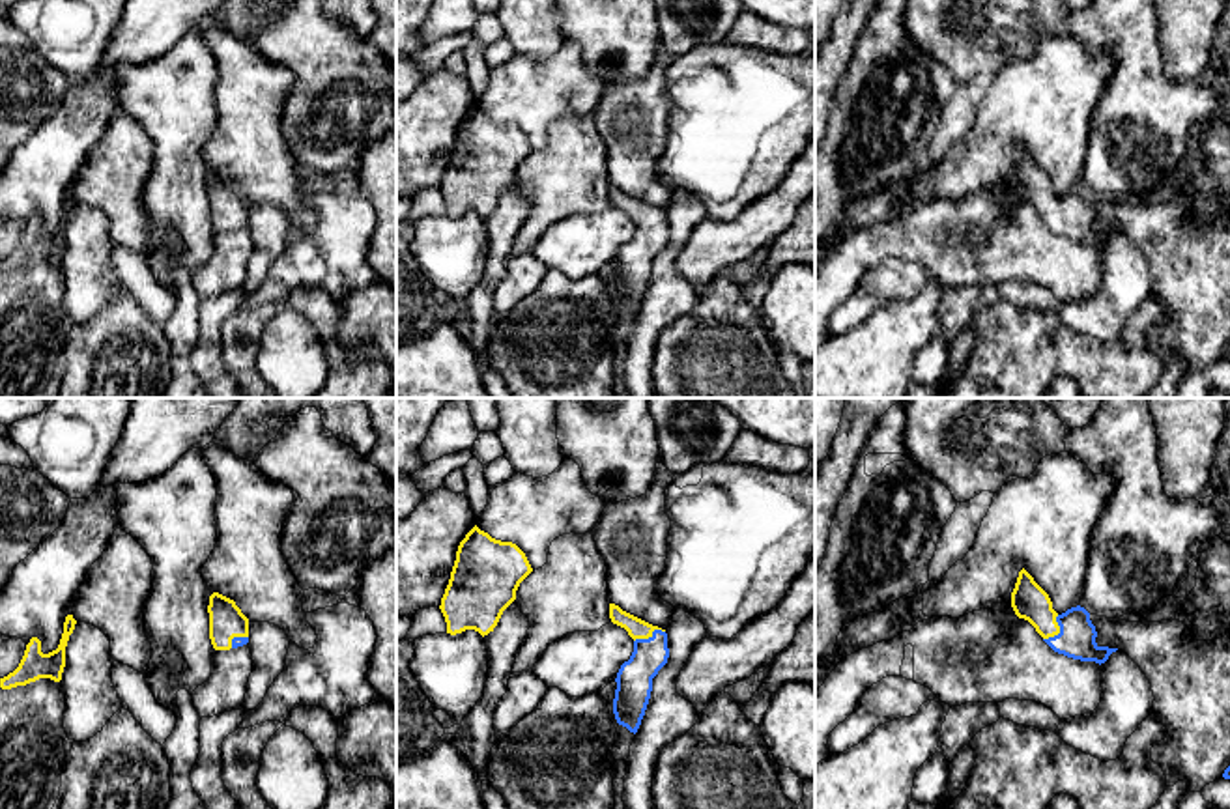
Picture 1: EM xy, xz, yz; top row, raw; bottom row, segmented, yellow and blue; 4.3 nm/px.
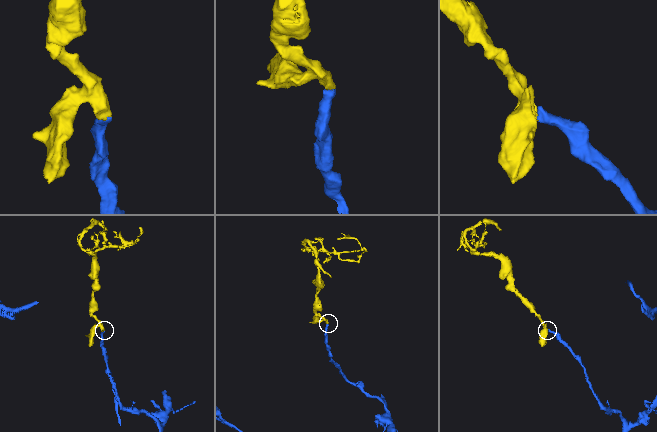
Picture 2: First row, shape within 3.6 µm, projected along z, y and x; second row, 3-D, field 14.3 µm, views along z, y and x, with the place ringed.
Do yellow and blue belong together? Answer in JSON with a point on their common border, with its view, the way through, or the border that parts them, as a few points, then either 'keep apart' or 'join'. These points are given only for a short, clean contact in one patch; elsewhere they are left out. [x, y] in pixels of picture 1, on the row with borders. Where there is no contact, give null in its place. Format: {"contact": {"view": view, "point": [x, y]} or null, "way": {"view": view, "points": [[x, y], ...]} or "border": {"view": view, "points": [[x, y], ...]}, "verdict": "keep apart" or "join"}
{"contact": {"view": "xz", "point": [649, 636]}, "way": {"view": "xz", "points": [[636, 628], [649, 636], [649, 656], [634, 681]]}, "verdict": "join"}

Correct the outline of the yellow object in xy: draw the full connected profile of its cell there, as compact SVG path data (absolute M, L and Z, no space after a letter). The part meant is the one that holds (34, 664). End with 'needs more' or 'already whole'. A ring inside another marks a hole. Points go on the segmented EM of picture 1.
M67 615L64 622L64 633L62 633L60 645L56 650L49 654L43 654L41 641L37 637L32 637L30 643L26 645L26 650L19 667L7 676L0 678L0 688L11 689L17 686L26 686L30 682L36 682L39 678L50 678L54 682L60 682L65 667L65 646L67 646L69 635L75 630L75 624L77 620L73 618L73 615Z; already whole

